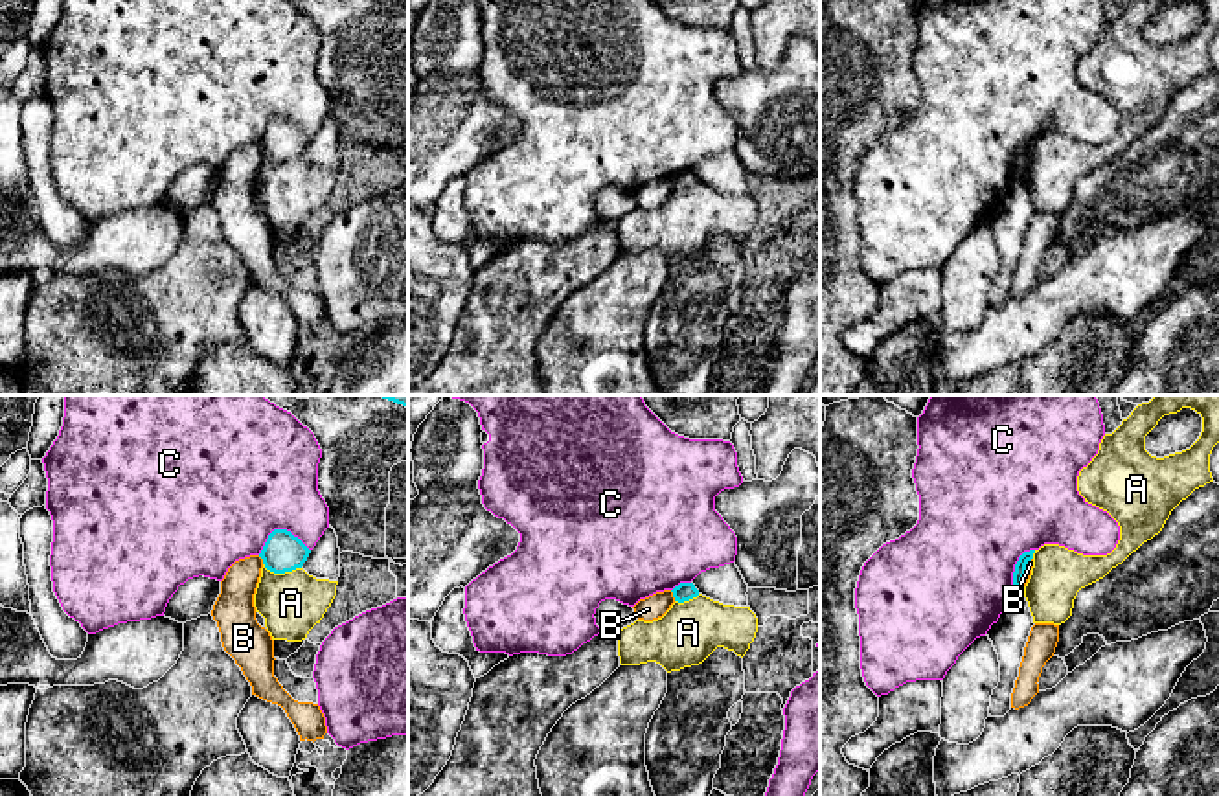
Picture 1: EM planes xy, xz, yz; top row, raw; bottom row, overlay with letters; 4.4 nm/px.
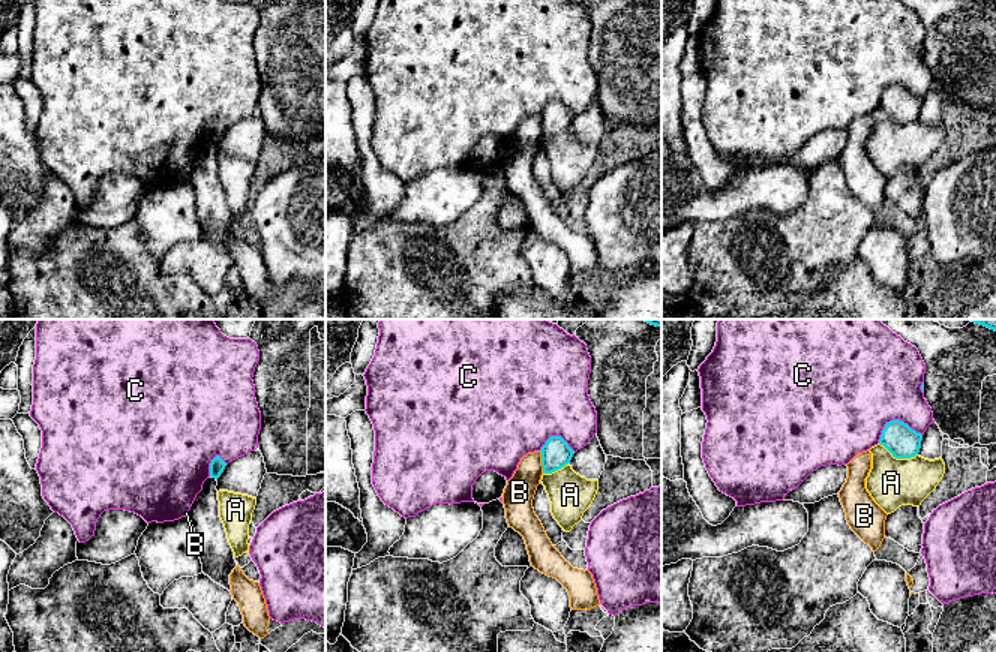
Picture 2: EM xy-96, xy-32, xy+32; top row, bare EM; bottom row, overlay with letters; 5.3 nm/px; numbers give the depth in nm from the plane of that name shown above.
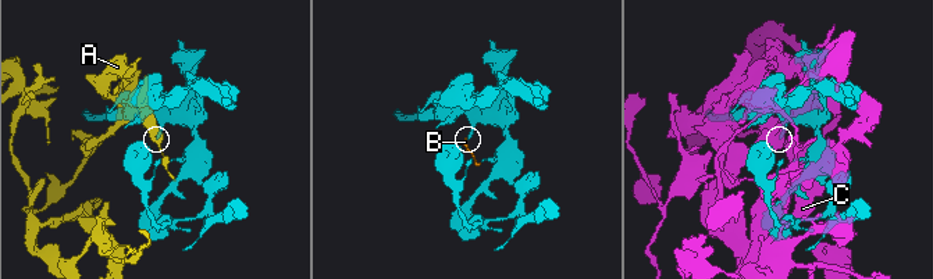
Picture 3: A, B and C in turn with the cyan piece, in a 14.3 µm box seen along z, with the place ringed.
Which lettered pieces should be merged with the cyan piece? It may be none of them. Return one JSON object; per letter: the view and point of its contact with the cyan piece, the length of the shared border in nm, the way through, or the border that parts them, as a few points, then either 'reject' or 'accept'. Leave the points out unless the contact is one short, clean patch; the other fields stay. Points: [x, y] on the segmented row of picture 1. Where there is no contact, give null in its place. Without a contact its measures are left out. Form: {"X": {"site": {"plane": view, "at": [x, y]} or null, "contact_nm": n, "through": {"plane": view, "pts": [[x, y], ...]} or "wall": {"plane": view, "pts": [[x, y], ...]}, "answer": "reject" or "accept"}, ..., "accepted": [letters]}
{"A": {"site": {"plane": "xy", "at": [282, 572]}, "contact_nm": 170, "answer": "reject"}, "B": {"site": {"plane": "xz", "at": [673, 596]}, "contact_nm": 50, "wall": {"plane": "xz", "pts": [[670, 591], [675, 600]]}, "answer": "reject"}, "C": {"site": {"plane": "xy", "at": [280, 530]}, "contact_nm": 240, "answer": "reject"}, "accepted": []}

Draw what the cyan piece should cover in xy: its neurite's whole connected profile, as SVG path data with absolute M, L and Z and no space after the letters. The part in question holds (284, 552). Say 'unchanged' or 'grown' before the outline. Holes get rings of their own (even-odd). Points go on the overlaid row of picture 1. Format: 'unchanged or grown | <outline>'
unchanged | M274 529L268 535L259 557L263 559L267 570L285 574L302 568L309 553L311 550L291 531Z

